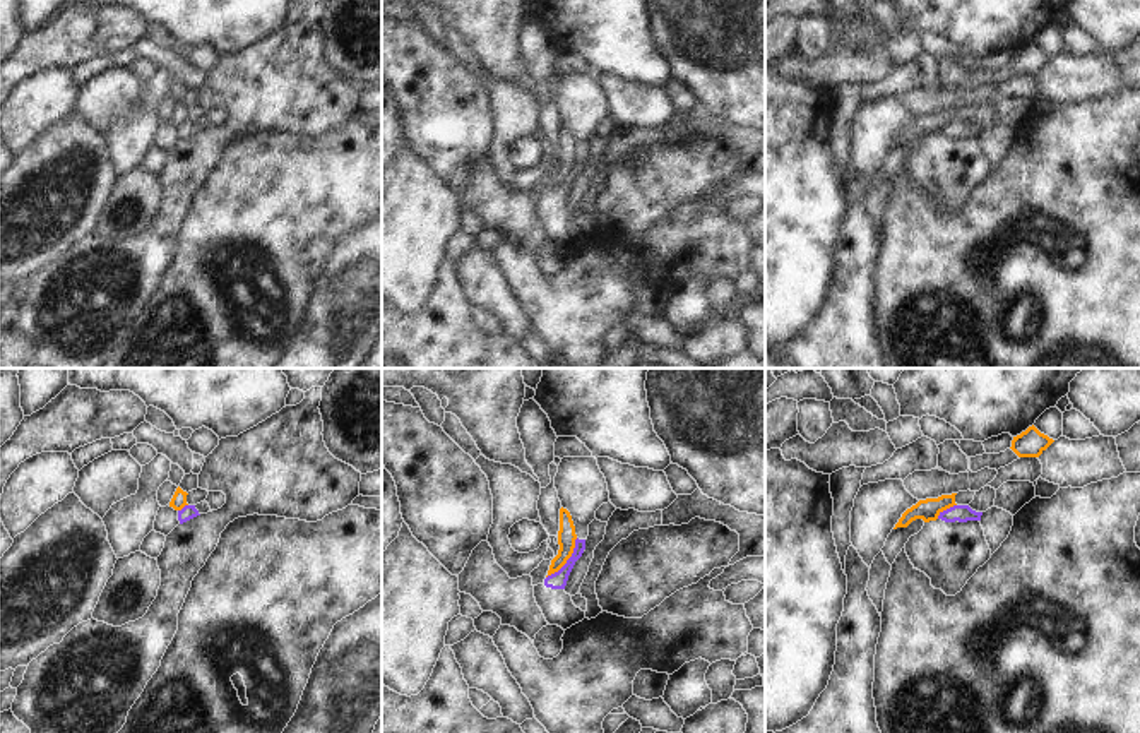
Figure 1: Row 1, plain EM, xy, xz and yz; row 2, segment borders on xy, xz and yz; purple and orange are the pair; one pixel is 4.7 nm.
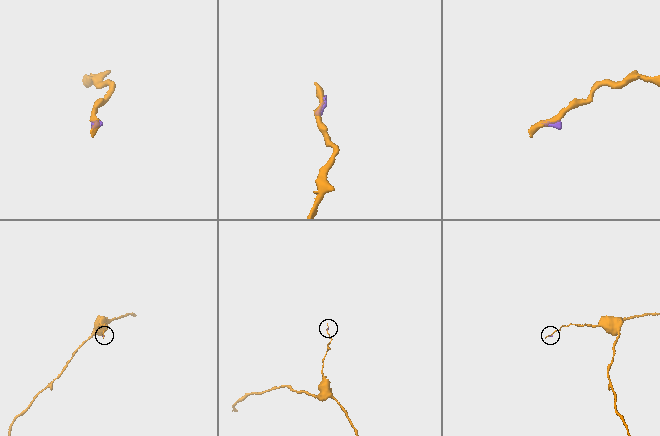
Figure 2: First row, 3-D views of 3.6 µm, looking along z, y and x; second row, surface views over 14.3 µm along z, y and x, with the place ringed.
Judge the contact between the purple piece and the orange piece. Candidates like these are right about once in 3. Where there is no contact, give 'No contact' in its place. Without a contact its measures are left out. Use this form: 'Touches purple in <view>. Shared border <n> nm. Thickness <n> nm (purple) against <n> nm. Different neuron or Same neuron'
Touches purple in xz. Shared border 240 nm. Thickness 80 nm (purple) against 90 nm. Different neuron.

